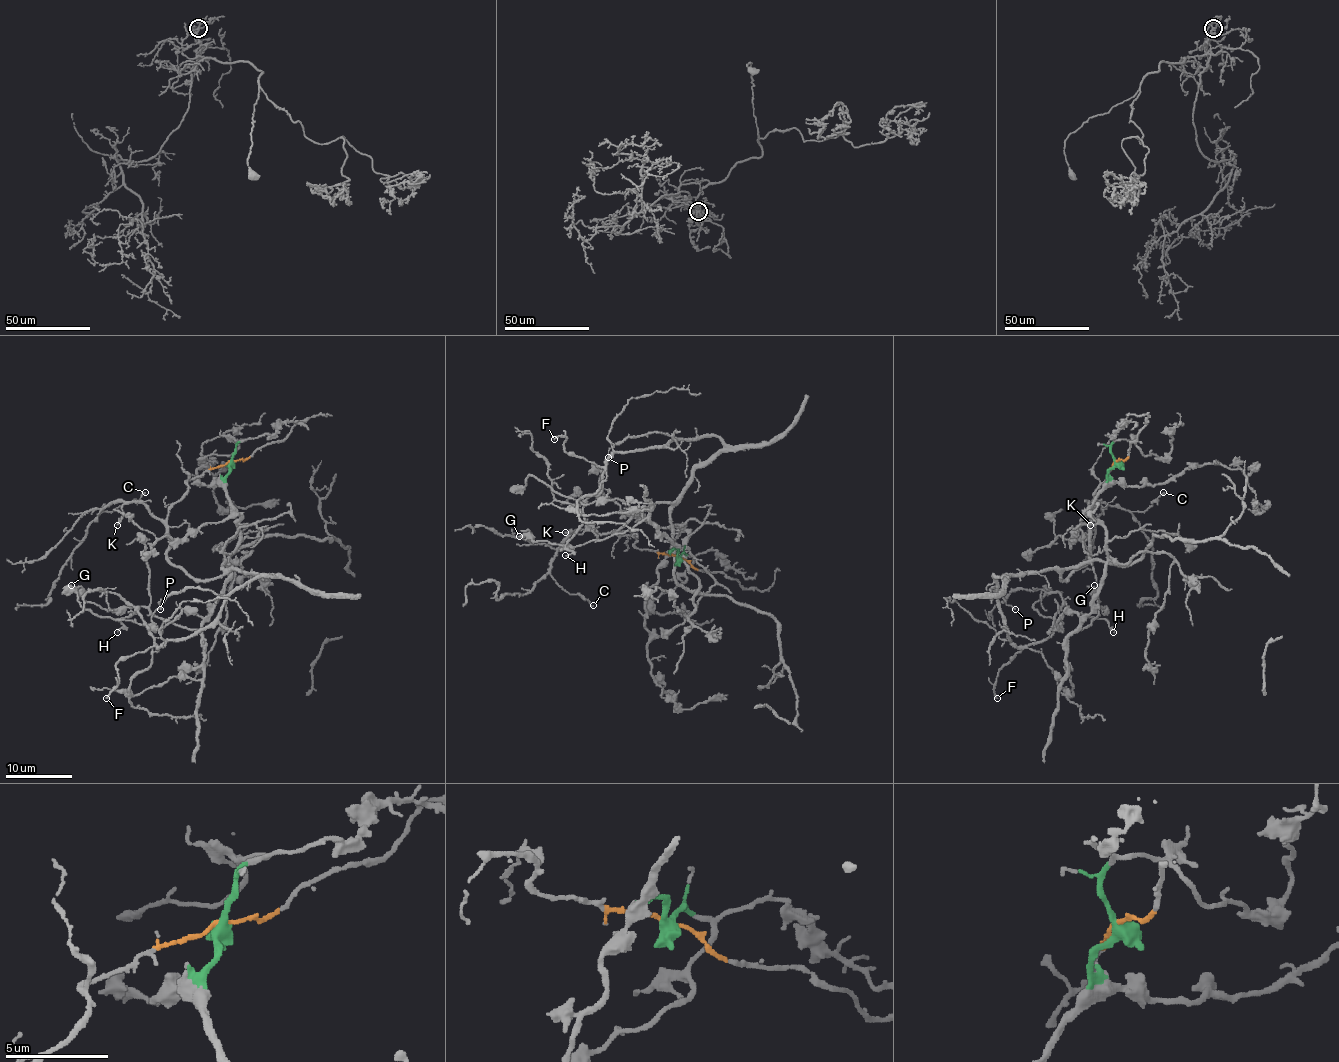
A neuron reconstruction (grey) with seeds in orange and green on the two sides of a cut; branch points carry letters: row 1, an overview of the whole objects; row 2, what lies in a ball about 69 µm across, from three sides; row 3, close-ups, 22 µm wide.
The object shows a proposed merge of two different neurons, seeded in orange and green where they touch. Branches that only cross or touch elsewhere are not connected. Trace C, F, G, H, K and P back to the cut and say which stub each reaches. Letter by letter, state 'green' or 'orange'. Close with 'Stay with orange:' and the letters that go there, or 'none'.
C: orange
F: orange
G: green
H: orange
K: orange
P: orange
Stay with orange: C, F, H, K, P

